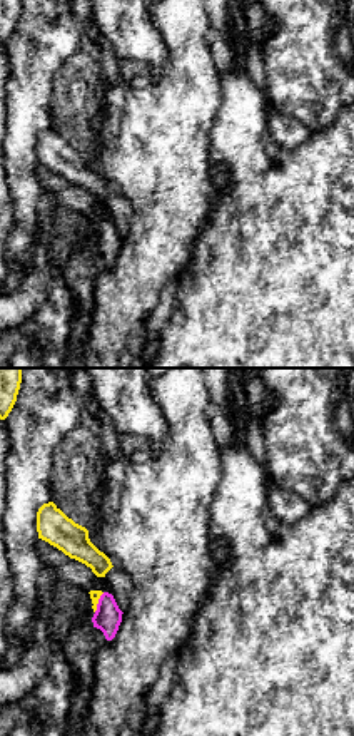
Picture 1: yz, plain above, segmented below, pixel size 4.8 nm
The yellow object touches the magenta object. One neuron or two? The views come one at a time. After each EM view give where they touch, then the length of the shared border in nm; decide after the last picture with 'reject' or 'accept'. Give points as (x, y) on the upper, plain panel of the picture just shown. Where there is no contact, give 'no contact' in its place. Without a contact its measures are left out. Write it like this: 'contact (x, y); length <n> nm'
contact (97, 228); length 110 nm

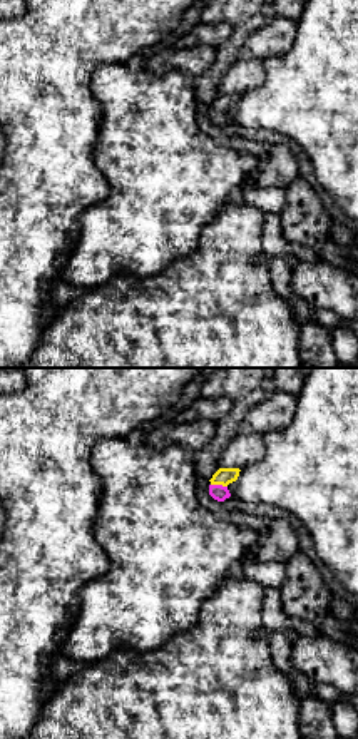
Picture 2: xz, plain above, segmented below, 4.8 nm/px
contact (219, 109); length 80 nm

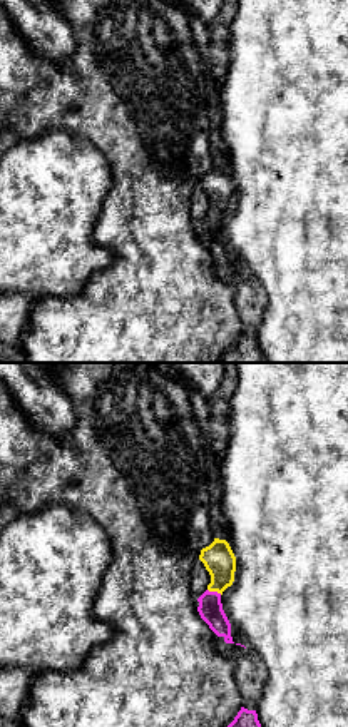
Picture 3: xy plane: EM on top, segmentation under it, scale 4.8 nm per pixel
contact (214, 216); length 80 nm

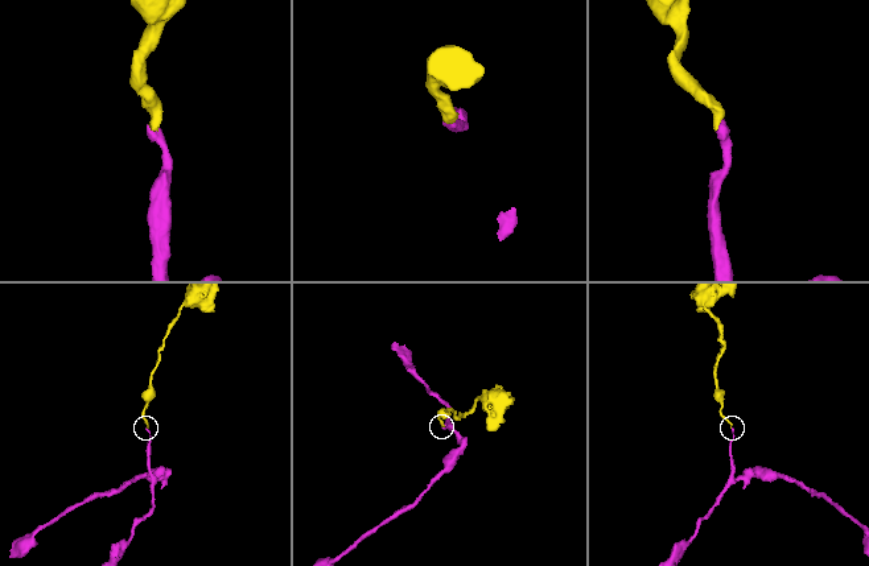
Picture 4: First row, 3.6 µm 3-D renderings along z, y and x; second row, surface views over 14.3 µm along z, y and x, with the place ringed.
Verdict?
accept

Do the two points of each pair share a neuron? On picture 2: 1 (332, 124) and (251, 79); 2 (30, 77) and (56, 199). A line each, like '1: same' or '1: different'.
1: different
2: same

